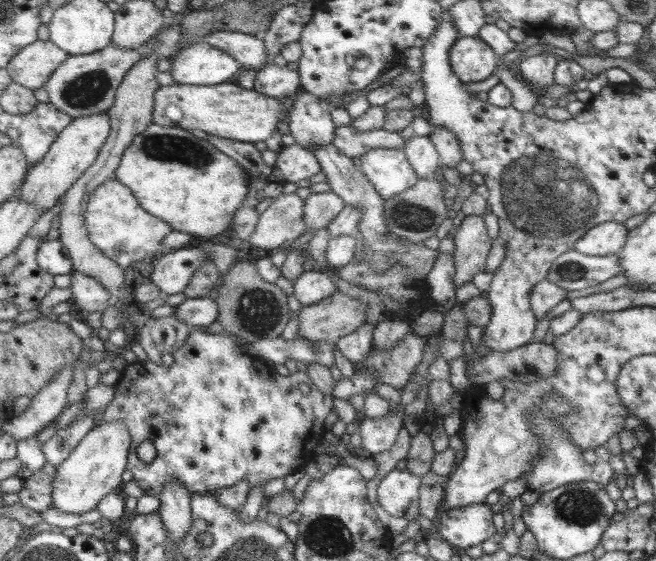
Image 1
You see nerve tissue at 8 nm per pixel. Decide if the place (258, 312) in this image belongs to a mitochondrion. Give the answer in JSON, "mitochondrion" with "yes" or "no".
{"mitochondrion":"yes"}

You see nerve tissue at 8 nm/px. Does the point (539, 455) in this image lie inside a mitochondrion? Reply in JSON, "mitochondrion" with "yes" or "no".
{"mitochondrion":"no"}

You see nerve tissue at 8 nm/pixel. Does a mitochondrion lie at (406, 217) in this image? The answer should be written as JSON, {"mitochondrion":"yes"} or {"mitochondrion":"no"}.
{"mitochondrion":"yes"}

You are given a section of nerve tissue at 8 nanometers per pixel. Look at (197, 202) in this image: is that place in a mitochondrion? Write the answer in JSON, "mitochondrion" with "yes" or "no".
{"mitochondrion":"no"}

